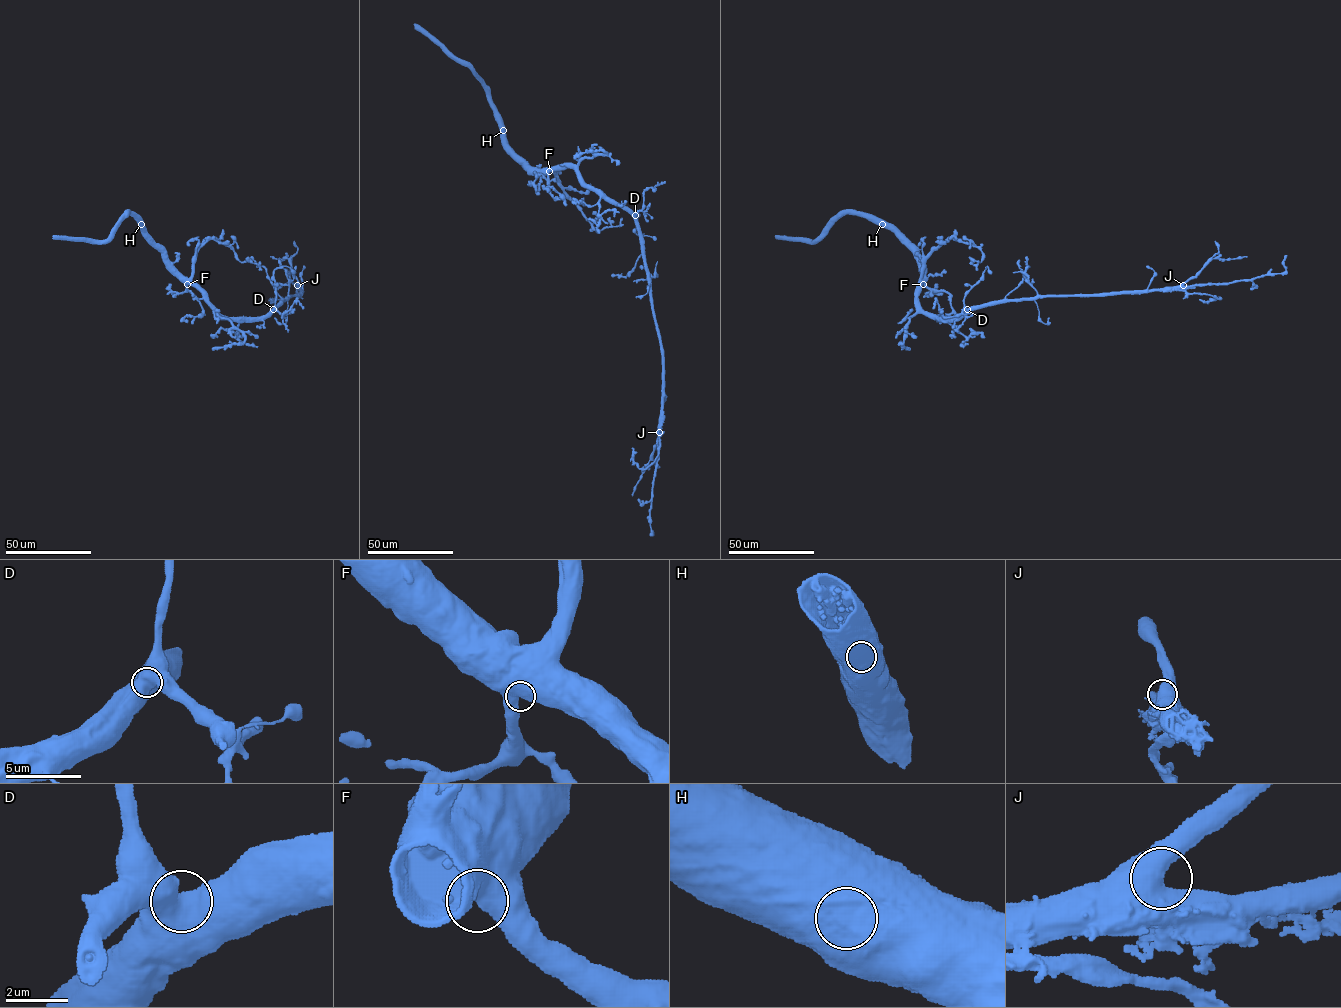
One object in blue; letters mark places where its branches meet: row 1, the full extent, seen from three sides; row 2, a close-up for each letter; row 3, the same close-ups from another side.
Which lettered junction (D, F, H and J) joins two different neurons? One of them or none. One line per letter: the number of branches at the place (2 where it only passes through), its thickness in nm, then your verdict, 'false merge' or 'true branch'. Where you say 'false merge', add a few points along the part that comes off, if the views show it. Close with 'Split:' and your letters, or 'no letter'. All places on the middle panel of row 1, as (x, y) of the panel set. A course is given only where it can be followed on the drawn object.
D: 1 branches meet; 1100 nm thick; true branch
F: 1 branches meet; 900 nm thick; true branch
H: 1 branches meet; 1350 nm thick; true branch
J: 2 branches meet; 850 nm thick; true branch
Split: no letter

